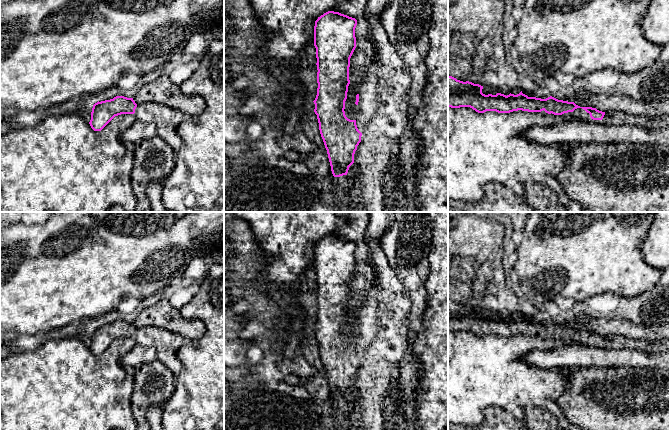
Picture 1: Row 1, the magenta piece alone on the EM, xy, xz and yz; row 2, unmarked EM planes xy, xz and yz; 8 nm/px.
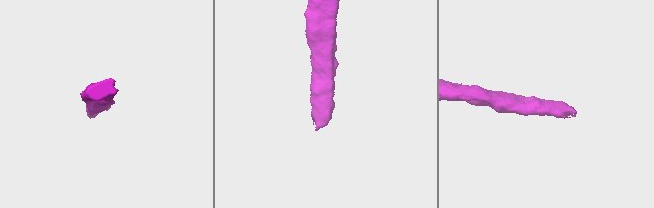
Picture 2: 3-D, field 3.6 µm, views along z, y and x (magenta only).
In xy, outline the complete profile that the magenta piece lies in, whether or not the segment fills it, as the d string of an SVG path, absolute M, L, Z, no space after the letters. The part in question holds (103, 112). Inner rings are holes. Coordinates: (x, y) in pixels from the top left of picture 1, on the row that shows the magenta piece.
M116 96L93 105L89 122L94 131L101 131L115 116L133 114L137 120L152 121L157 126L157 135L178 154L184 143L178 127L187 116L160 103L148 102L137 105L133 98Z

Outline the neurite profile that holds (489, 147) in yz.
M448 107L448 199L479 201L484 196L486 184L504 184L513 178L519 182L539 182L550 187L568 212L593 212L570 199L558 181L558 175L566 165L567 144L543 145L529 141L523 135L535 125L560 125L576 120L582 119L522 110L478 113L470 107Z

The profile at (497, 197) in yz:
M500 183L484 186L484 196L479 201L448 199L448 212L535 212L518 194Z

